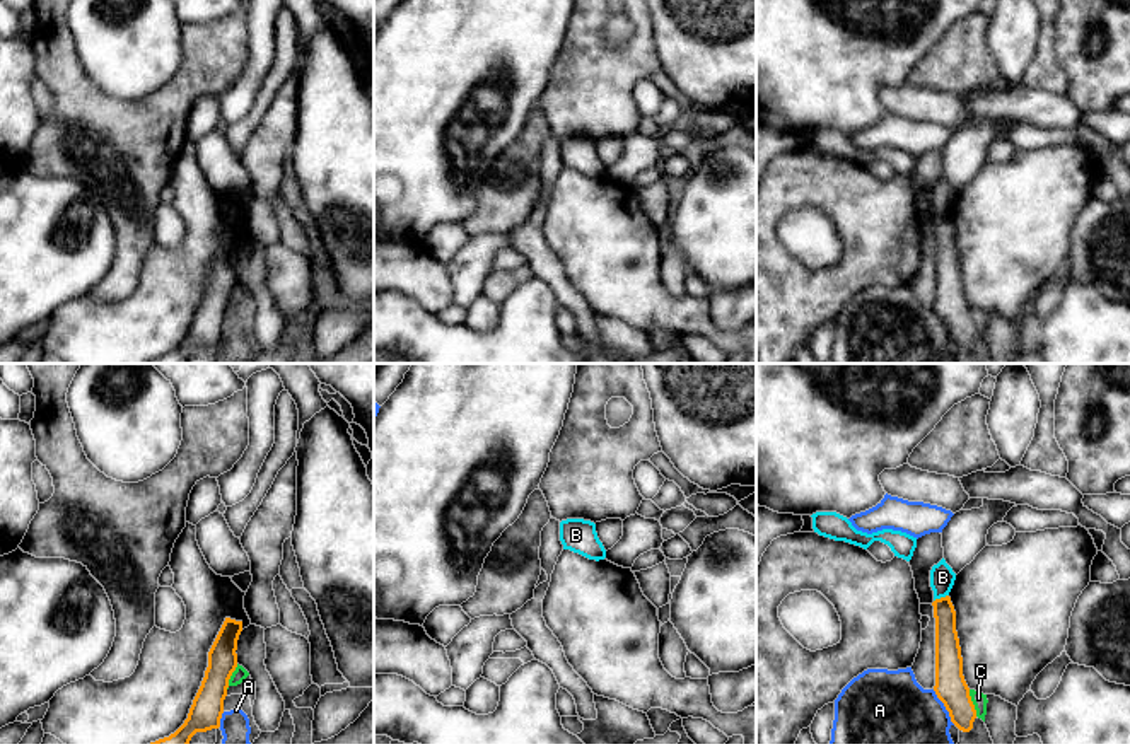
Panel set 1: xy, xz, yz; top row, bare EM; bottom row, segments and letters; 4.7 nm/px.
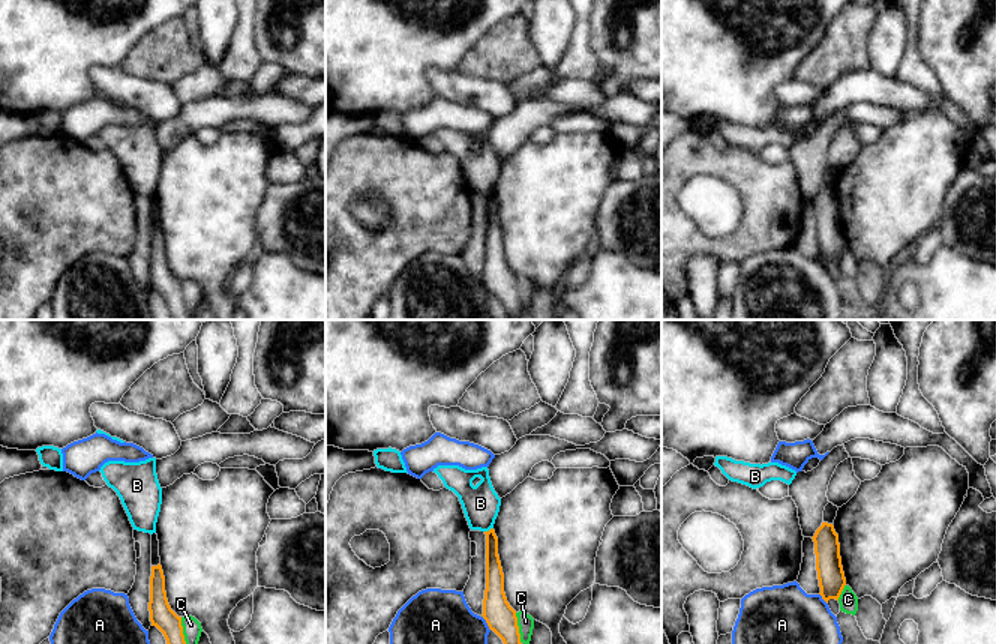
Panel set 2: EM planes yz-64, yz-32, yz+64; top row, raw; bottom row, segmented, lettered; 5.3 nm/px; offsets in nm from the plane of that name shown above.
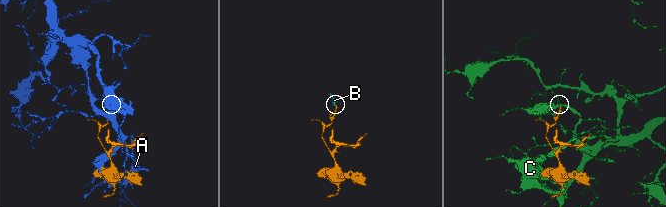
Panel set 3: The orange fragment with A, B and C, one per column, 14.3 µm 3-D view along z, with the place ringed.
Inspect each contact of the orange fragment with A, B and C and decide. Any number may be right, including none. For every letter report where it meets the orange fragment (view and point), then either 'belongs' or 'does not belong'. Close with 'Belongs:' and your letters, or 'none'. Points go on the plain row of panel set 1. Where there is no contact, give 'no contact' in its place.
A: contact yz (944, 323); does not belong
B: contact yz (941, 215); does not belong
C: contact yz (972, 321); does not belong
Belongs: none

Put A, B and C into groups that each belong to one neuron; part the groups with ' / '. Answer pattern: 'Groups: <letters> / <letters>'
Groups: A / B / C

